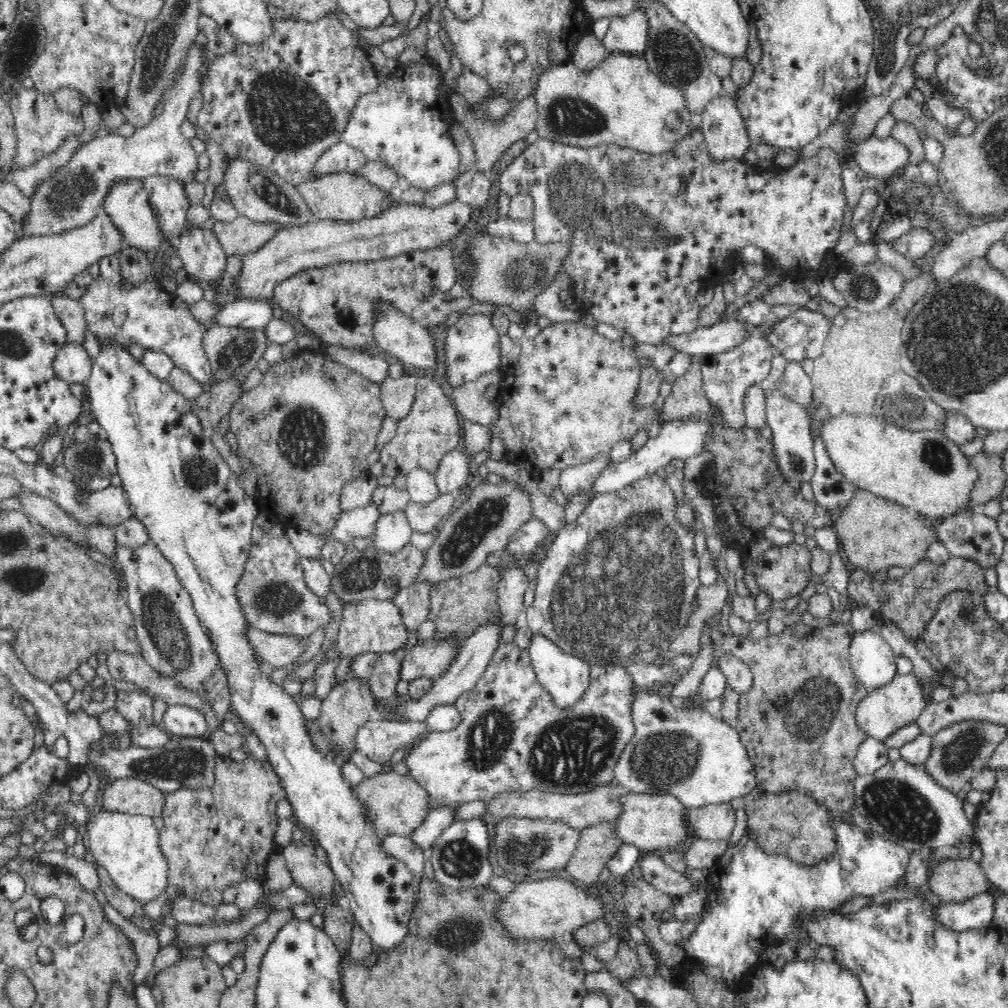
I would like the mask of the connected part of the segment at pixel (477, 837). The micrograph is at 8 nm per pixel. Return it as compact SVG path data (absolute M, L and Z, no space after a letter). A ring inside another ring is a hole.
M484 817L458 819L442 834L435 838L431 849L431 862L435 878L452 888L480 887L488 884L495 878L494 868L490 864L490 854L493 852L490 844L488 822Z

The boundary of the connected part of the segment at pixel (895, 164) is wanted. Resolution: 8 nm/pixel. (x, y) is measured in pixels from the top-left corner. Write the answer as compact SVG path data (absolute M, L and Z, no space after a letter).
M873 135L856 148L853 158L870 176L884 178L910 163L910 149L891 136L880 139Z

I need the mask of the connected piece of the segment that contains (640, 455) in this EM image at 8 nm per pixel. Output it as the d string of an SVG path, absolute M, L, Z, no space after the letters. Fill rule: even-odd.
M697 416L688 418L688 420L681 419L661 423L659 429L660 434L658 434L656 438L648 438L646 442L644 442L634 454L628 456L626 460L617 463L610 462L608 466L594 478L592 488L568 496L566 506L564 506L566 523L572 523L578 516L581 516L580 514L582 514L586 508L589 508L590 502L597 496L620 492L620 490L624 490L624 488L636 482L636 480L646 478L648 475L660 473L666 466L670 465L673 459L685 461L693 456L701 455L704 452L704 437L708 436L708 432L710 432L710 427L704 423L704 418L697 418Z

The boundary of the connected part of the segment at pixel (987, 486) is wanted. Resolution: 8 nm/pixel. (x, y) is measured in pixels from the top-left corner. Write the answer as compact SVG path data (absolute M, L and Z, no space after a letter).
M982 451L969 460L973 468L980 473L980 480L972 488L970 507L980 510L986 502L999 498L1000 492L1006 486L1006 475L1002 470L1002 456L990 457Z

